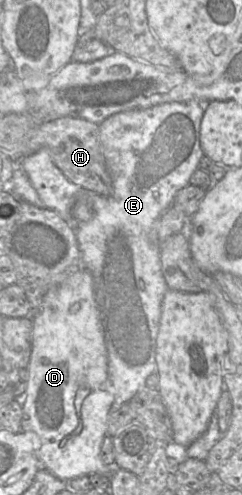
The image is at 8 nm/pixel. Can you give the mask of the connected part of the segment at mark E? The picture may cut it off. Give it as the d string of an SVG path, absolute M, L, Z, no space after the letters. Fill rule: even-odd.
M187 101L187 102L166 102L148 108L132 109L111 115L99 124L100 141L104 150L106 166L112 178L113 191L111 195L104 196L93 191L86 190L81 186L72 183L65 177L62 171L55 165L47 148L41 148L37 152L19 159L21 164L37 191L40 199L43 201L45 208L54 210L63 219L65 219L73 228L78 247L81 253L82 267L90 271L93 277L93 293L95 302L99 312L102 332L105 340L108 355L108 382L114 396L112 408L120 408L121 405L128 403L135 394L146 386L147 377L153 372L157 372L156 363L156 340L159 331L160 318L162 313L162 302L165 293L169 287L166 283L162 272L162 264L160 258L160 245L156 234L156 224L162 214L172 205L177 193L190 184L190 178L193 172L199 168L200 159L204 153L200 146L200 125L204 114L204 104L208 102ZM77 200L85 200L92 208L94 215L89 221L83 222L75 220L71 214L73 205Z

